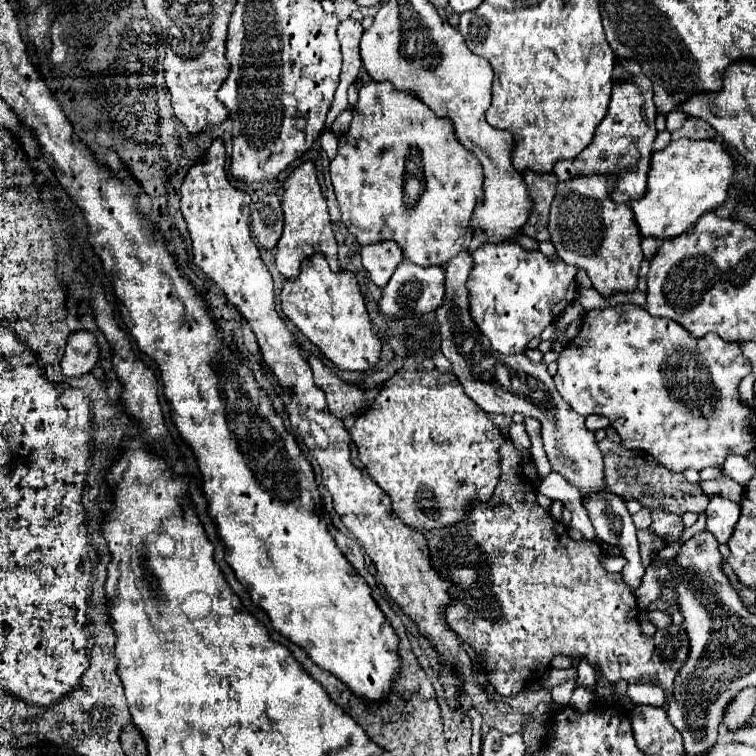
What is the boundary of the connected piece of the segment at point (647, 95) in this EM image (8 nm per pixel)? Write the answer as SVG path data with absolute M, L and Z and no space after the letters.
M621 61L623 69L627 69L633 77L627 81L615 81L613 95L609 103L609 111L601 125L595 131L593 143L579 153L573 161L557 161L555 175L559 181L567 181L569 177L581 175L615 175L617 183L611 193L611 199L617 203L631 203L633 199L643 197L647 189L647 173L651 165L651 145L655 141L655 117L657 107L653 103L653 87L649 77L641 73L641 67L635 61Z

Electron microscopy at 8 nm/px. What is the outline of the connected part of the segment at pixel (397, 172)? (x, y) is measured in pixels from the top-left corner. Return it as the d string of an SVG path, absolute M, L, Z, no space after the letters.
M369 81L359 89L351 127L339 137L339 151L331 161L331 181L341 207L341 219L363 247L379 241L395 241L405 259L429 267L447 265L473 239L469 221L477 201L483 197L483 171L479 161L453 137L453 127L445 117L437 117L413 95L397 93L389 81Z

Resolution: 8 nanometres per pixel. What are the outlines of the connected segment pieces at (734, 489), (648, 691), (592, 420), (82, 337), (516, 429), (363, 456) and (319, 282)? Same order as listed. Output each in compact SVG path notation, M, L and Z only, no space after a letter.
M721 477L721 479L715 479L715 481L701 481L701 489L705 491L707 497L725 497L725 499L731 499L735 503L741 501L741 491L743 487L739 483L735 483L731 477Z
M631 683L629 689L629 699L637 705L653 705L653 707L665 707L665 693L661 687L651 685L651 683Z
M589 415L585 425L587 425L589 431L599 431L599 429L607 429L609 421L605 417L601 417L601 415Z
M77 331L67 341L61 369L67 377L79 377L95 367L97 357L99 357L97 337L89 331Z
M513 423L513 425L509 427L509 439L511 439L513 445L517 445L517 449L521 449L521 451L529 451L529 447L531 447L531 441L529 441L529 435L527 435L523 423Z
M437 369L433 371L399 371L395 373L379 391L377 399L373 401L373 405L361 413L355 419L355 425L349 429L353 443L357 445L359 451L359 461L365 465L367 473L371 475L371 479L391 497L393 501L393 511L399 515L399 519L413 527L415 531L427 531L427 529L441 529L441 527L449 527L455 523L461 523L467 517L469 507L479 501L489 501L493 495L495 485L499 483L499 475L501 475L501 467L499 467L499 445L505 441L505 437L501 435L501 431L487 419L485 411L477 409L477 405L473 405L473 401L469 401L469 397L465 397L465 391L461 389L461 383L457 381L457 377L453 377L451 373L439 373Z
M313 255L301 265L297 279L283 283L279 299L285 317L291 319L337 369L367 371L379 363L381 341L371 331L365 301L353 273L333 273L321 255Z

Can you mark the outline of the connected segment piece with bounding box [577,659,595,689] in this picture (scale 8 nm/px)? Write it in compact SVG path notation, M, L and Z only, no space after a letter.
M584 659L579 661L579 663L581 663L581 673L579 673L577 685L585 685L587 683L593 689L593 685L595 685L595 681L593 681L593 667Z

